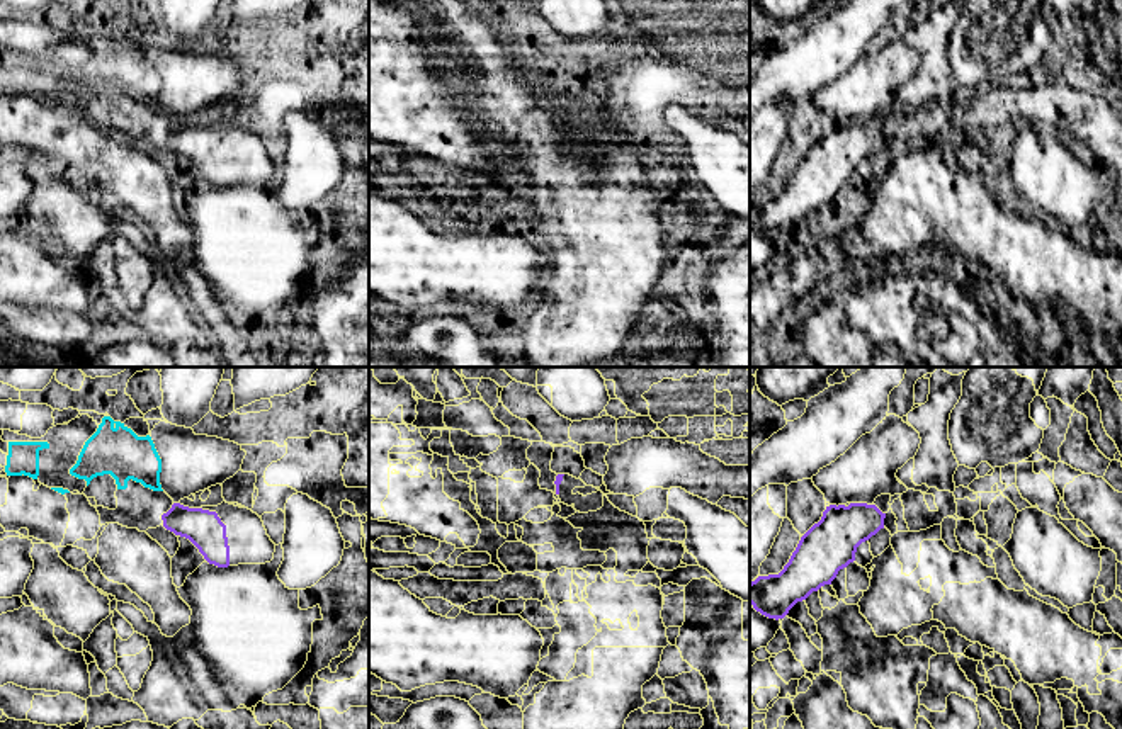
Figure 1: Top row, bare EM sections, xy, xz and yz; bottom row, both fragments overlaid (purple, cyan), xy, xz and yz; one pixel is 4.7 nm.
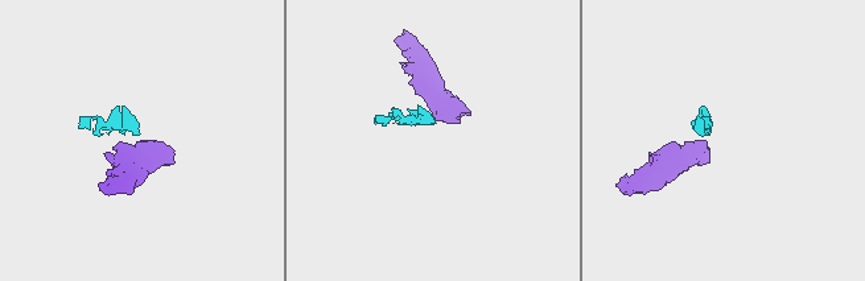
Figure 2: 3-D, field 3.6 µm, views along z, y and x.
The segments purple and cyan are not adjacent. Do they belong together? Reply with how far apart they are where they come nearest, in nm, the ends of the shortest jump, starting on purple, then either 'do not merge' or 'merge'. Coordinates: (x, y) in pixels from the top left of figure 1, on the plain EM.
90 nm | xy (174, 123), (162, 109) | do not merge

